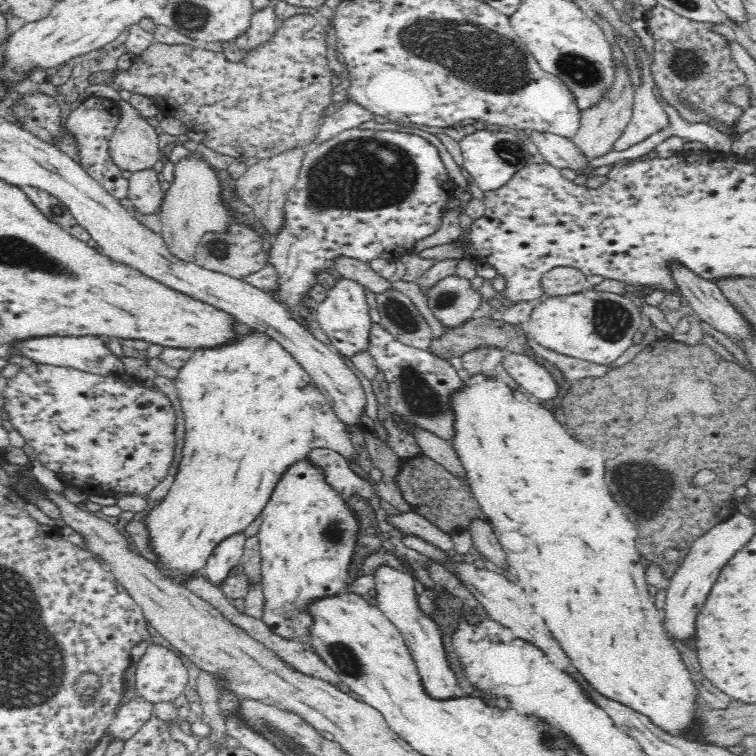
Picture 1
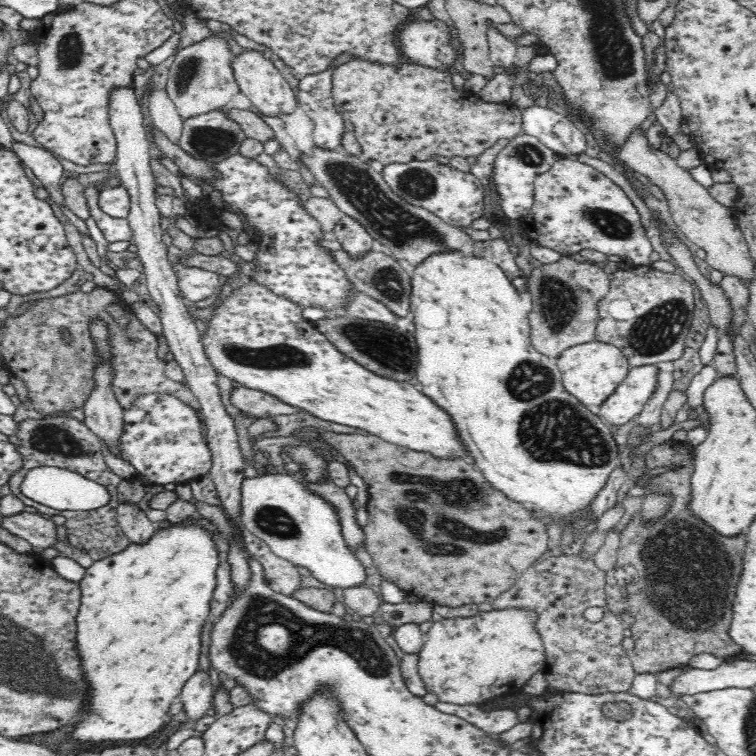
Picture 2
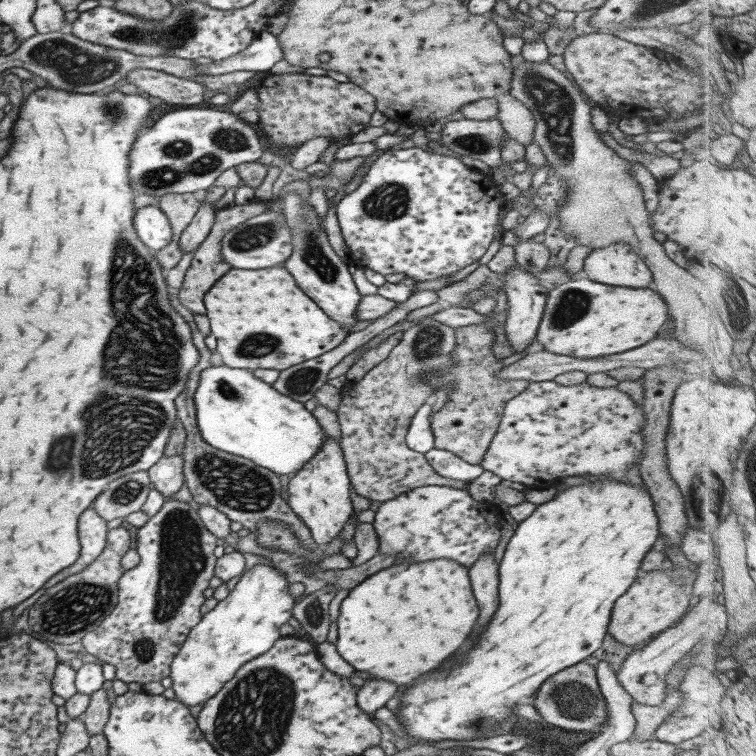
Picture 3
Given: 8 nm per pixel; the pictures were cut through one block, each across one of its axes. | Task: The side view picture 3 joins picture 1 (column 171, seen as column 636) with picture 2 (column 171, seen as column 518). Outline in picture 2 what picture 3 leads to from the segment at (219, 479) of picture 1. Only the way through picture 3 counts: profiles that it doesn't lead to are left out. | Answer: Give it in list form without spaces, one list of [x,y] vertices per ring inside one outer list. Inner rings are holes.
[[[186,520],[180,524],[170,523],[169,528],[160,528],[156,533],[152,534],[152,538],[148,538],[148,542],[136,544],[130,542],[124,550],[110,554],[106,558],[100,558],[92,562],[92,566],[88,566],[85,570],[84,578],[80,580],[80,589],[82,592],[81,603],[76,617],[77,622],[77,652],[81,656],[81,667],[86,672],[85,677],[92,688],[90,692],[90,702],[86,714],[82,714],[83,719],[75,726],[72,724],[72,738],[78,742],[85,742],[90,746],[93,742],[128,742],[128,740],[144,740],[148,736],[152,736],[154,732],[158,732],[162,726],[168,722],[168,708],[170,702],[182,692],[184,682],[198,670],[198,659],[200,658],[200,648],[202,648],[202,629],[207,620],[211,617],[211,600],[216,590],[216,571],[220,562],[220,555],[215,543],[215,532],[208,531],[202,523],[194,520]]]

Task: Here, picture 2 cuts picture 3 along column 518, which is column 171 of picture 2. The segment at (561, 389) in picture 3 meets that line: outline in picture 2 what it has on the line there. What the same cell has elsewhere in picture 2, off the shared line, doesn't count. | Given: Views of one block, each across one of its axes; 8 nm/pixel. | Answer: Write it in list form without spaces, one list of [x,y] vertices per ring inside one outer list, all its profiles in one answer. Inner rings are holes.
[[[169,392],[140,394],[128,408],[122,408],[124,430],[116,440],[122,460],[136,469],[134,478],[144,486],[184,483],[208,476],[212,456],[205,440],[205,425],[200,411],[188,406]]]

